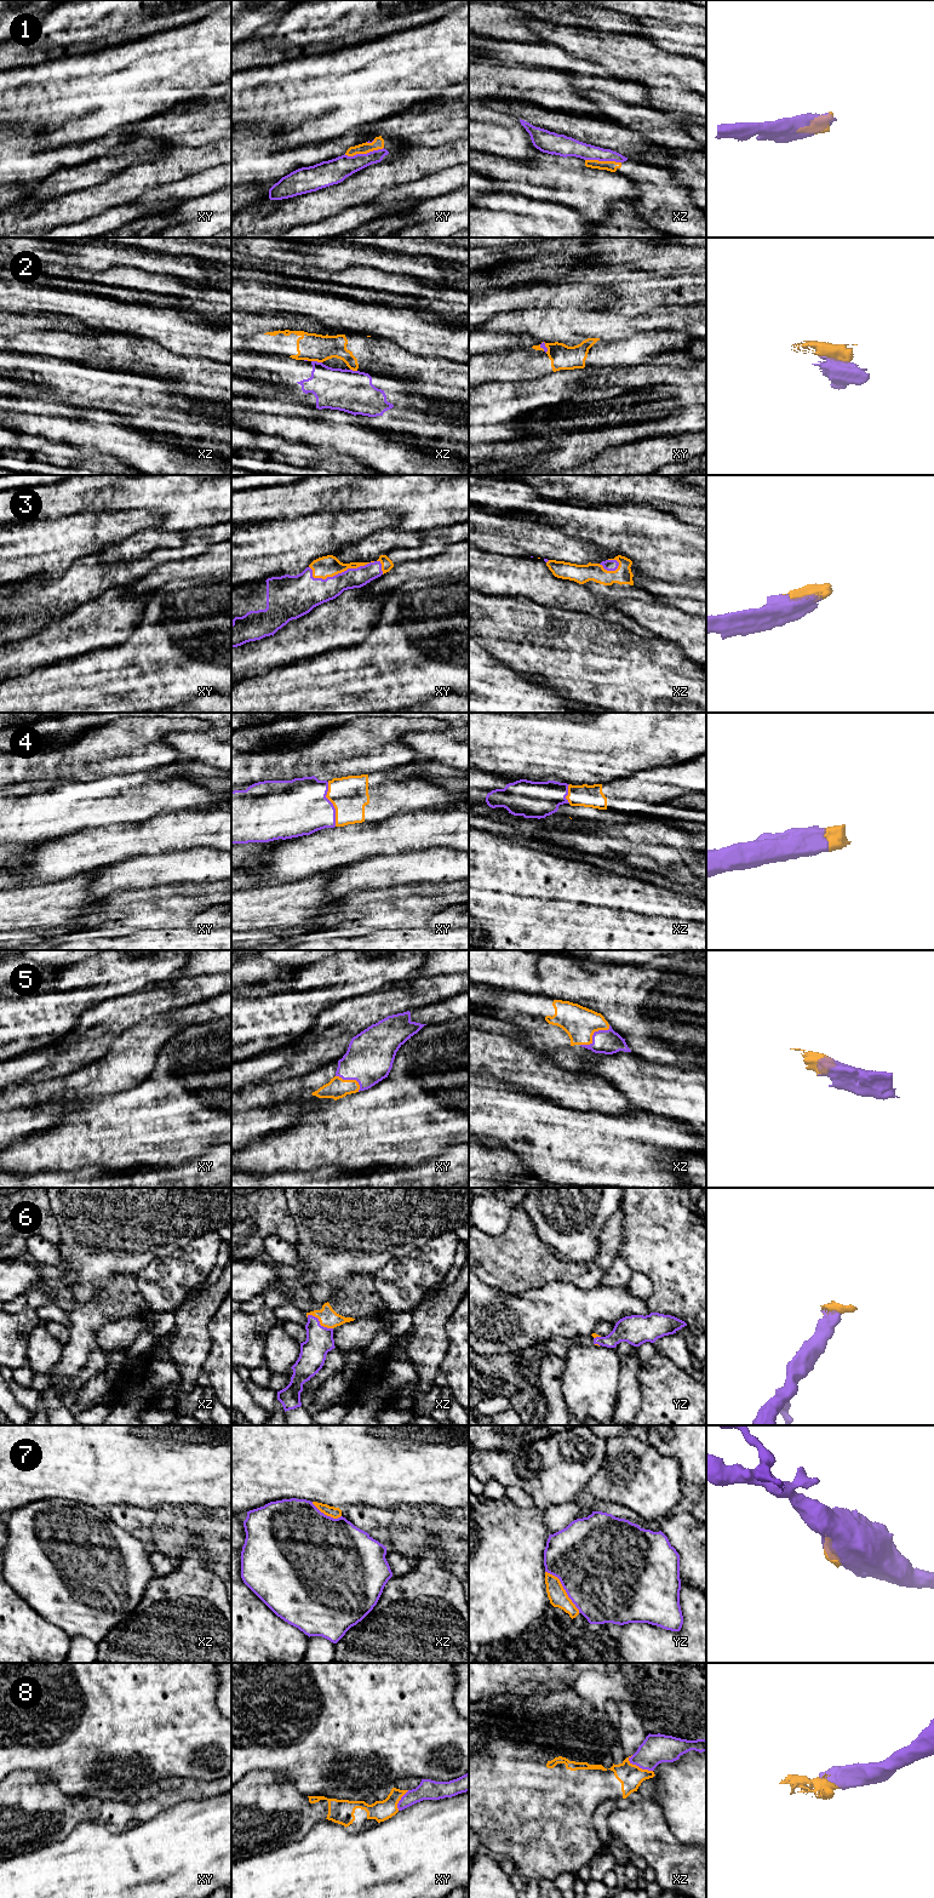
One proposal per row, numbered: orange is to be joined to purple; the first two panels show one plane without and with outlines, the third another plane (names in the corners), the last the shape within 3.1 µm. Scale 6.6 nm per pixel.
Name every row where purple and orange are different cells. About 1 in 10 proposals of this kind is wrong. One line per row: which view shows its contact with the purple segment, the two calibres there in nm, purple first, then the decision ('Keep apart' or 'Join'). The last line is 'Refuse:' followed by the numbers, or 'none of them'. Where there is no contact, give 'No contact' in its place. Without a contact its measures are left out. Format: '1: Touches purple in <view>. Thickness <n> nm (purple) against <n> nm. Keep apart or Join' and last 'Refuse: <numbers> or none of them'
1: Touches purple in xy. Thickness 160 nm (purple) against 80 nm. Join
2: Touches purple in xz. Thickness 280 nm (purple) against 190 nm. Keep apart
3: Touches purple in xy. Thickness 220 nm (purple) against 140 nm. Join
4: Touches purple in xy. Thickness 380 nm (purple) against 260 nm. Join
5: Touches purple in xz. Thickness 160 nm (purple) against 220 nm. Join
6: Touches purple in xz. Thickness 180 nm (purple) against 120 nm. Join
7: Touches purple in yz. Thickness 500 nm (purple) against 120 nm. Join
8: Touches purple in xz. Thickness 190 nm (purple) against 160 nm. Join
Refuse: 2

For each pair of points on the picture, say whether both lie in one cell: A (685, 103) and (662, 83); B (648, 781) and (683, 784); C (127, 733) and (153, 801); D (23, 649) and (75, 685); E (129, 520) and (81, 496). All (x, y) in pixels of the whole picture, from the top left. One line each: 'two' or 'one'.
A: one
B: one
C: two
D: two
E: two

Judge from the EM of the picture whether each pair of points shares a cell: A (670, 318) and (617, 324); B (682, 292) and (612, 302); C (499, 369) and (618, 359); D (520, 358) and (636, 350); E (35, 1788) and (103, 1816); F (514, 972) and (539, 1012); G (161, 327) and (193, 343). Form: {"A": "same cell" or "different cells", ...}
{"A": "same cell", "B": "same cell", "C": "same cell", "D": "same cell", "E": "same cell", "F": "different cells", "G": "same cell"}

